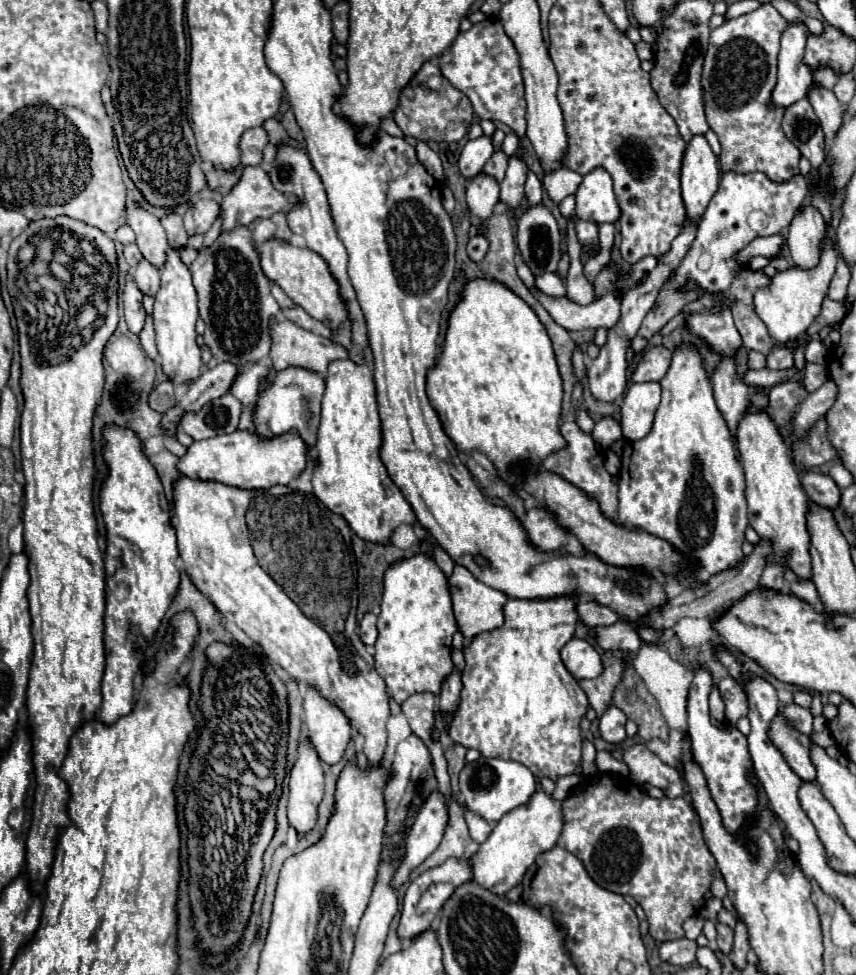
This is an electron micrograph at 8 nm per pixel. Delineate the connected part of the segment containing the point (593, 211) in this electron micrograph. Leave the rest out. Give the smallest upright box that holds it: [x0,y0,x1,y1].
[576,168,620,224]

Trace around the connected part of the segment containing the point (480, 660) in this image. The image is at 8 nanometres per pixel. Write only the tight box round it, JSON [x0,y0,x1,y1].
[448,596,588,782]

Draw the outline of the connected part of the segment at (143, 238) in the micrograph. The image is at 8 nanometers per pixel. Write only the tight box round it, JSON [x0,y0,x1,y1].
[128,206,170,268]

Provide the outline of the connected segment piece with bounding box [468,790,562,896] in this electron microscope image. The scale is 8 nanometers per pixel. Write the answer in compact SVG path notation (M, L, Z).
M538 790L522 808L514 808L508 812L496 826L494 832L480 848L470 856L468 864L472 868L472 882L478 886L504 896L508 890L518 886L526 874L526 870L534 864L536 856L554 848L562 830L562 802L552 800L552 796Z

